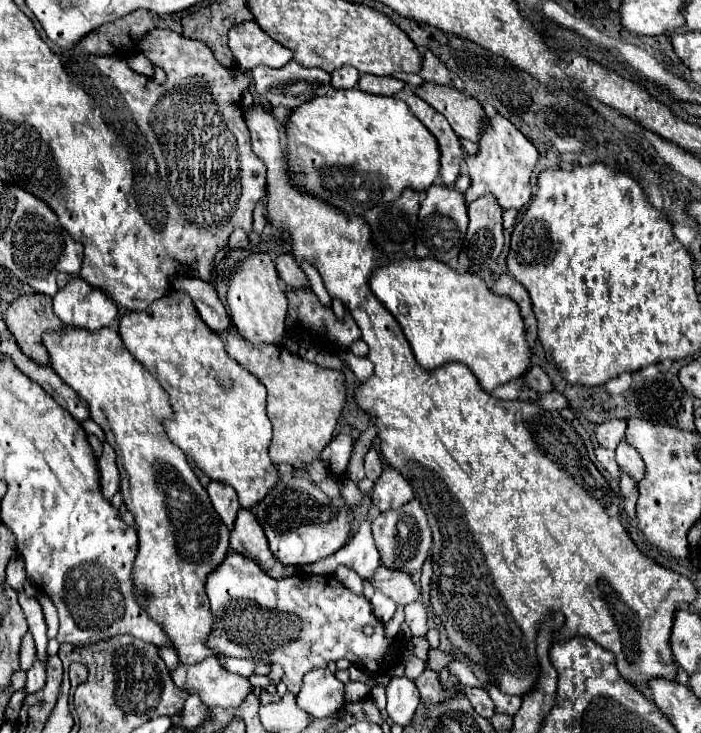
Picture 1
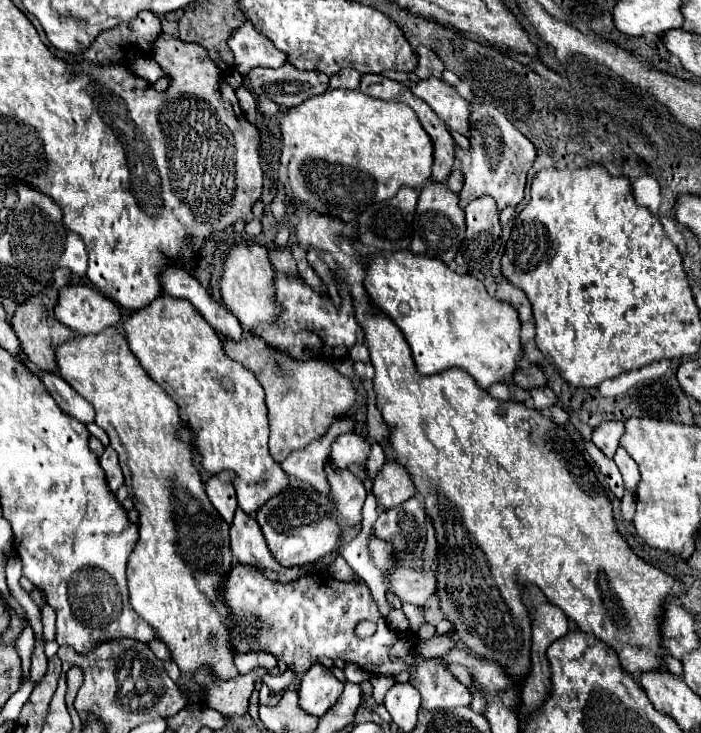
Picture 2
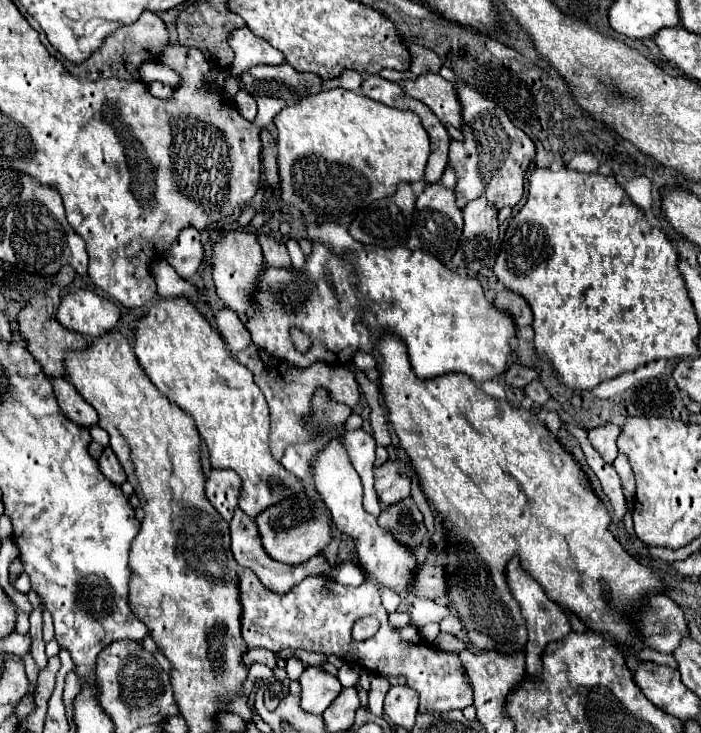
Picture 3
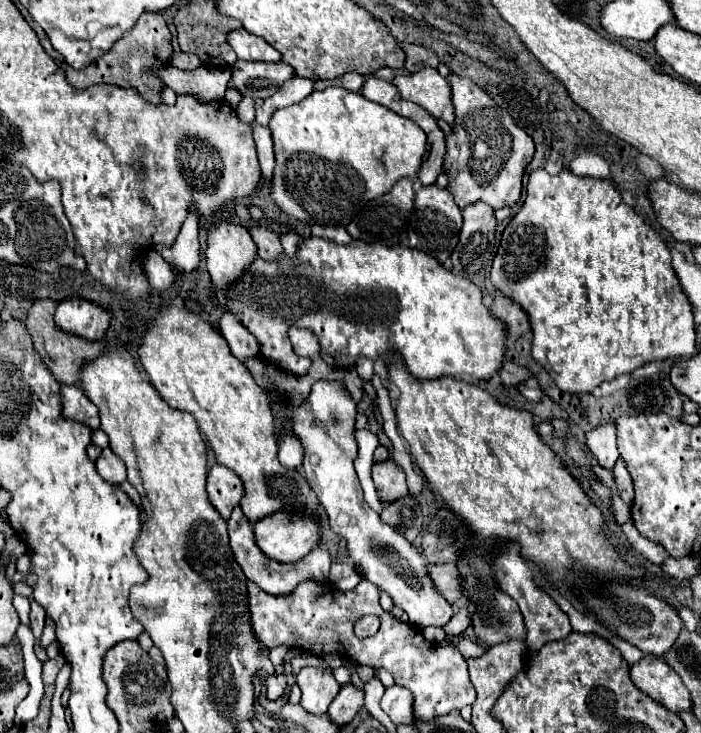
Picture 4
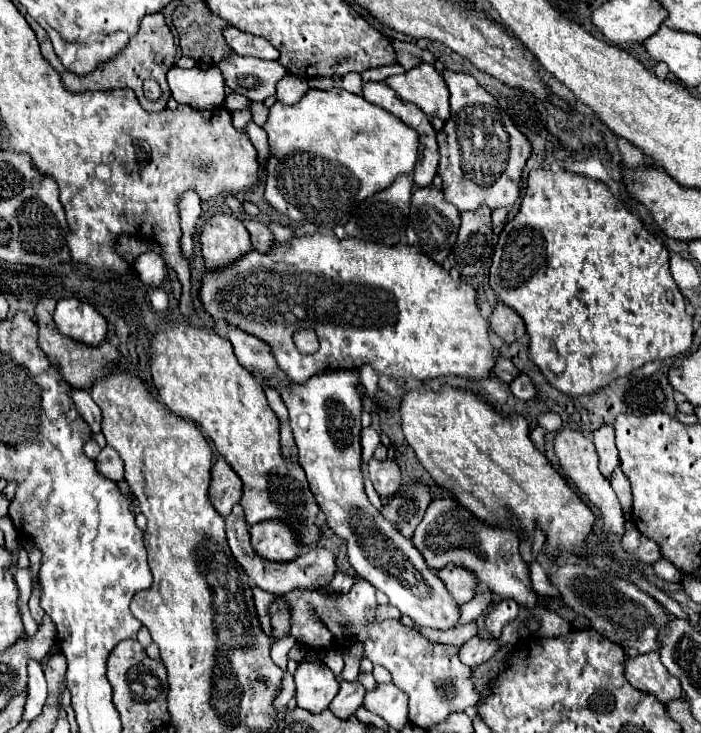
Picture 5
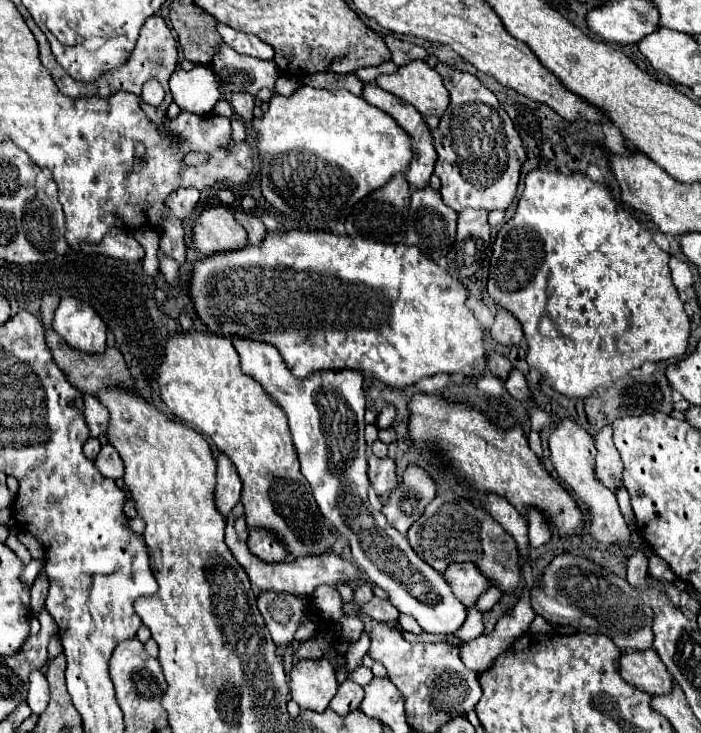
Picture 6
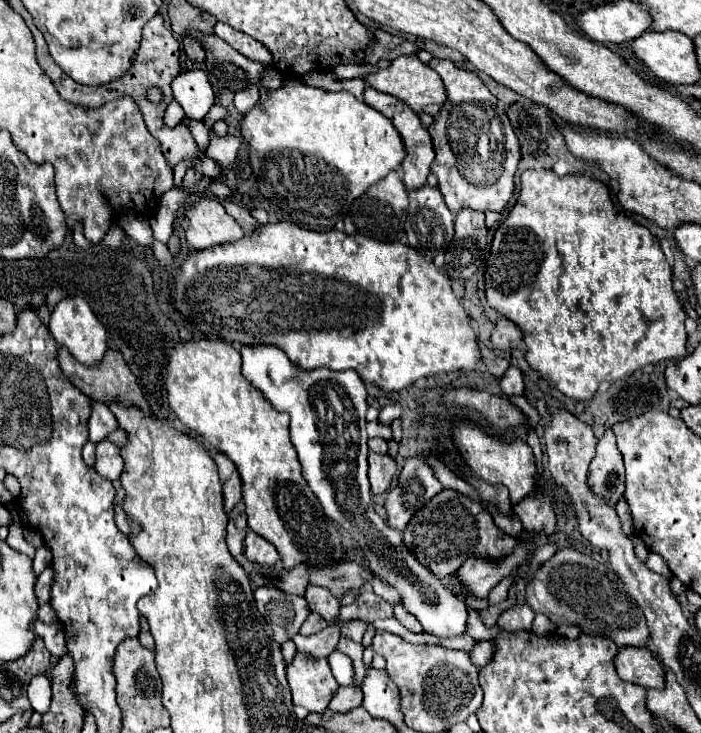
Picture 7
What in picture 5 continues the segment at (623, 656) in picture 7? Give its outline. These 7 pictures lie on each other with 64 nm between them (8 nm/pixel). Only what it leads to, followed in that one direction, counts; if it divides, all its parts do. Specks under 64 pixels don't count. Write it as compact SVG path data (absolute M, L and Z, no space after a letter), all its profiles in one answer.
M658 652L640 654L636 658L626 660L626 680L646 692L656 696L662 704L670 704L682 696L682 684L678 684L676 676L666 672L666 666L660 662Z

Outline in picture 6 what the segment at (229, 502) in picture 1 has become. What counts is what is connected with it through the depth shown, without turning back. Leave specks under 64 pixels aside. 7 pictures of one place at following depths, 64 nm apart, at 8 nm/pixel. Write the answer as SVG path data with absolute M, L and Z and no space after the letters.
M220 454L216 458L218 468L216 468L216 490L214 490L214 500L216 500L216 508L222 516L226 516L238 502L240 502L240 490L242 490L242 480L234 468L234 464L230 464L230 460Z

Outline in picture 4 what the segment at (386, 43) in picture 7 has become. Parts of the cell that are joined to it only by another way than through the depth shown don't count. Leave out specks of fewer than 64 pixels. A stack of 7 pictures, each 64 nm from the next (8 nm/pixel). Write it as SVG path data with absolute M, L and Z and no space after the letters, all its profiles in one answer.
M404 42L404 44L402 44L402 50L406 52L406 70L412 72L412 74L414 74L414 72L420 72L420 70L426 68L426 66L438 68L438 64L440 64L438 56L436 56L432 50L428 50L428 48L422 48L422 46Z

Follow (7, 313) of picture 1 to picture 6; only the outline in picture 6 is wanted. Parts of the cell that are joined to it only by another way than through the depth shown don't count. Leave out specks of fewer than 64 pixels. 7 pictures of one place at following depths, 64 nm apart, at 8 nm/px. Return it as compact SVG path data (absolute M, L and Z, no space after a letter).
M44 296L42 306L40 306L40 318L42 318L42 324L44 324L44 336L46 336L46 344L52 352L52 358L58 364L58 368L64 372L64 376L70 380L70 384L76 386L80 392L86 392L86 394L94 394L100 388L120 386L120 384L132 388L134 384L132 384L130 372L128 372L126 362L124 362L118 348L106 348L102 354L86 354L86 352L78 352L78 350L70 348L66 344L66 340L58 338L58 334L52 328L52 318L54 318L54 310L58 306L58 300L60 300L58 296Z

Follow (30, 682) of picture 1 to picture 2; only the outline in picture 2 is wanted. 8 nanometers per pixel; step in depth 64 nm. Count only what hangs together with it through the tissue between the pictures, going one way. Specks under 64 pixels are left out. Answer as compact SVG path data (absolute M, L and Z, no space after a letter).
M36 642L34 654L32 654L32 668L30 668L30 682L36 686L40 684L40 680L46 674L46 654L44 654L44 646L40 642Z

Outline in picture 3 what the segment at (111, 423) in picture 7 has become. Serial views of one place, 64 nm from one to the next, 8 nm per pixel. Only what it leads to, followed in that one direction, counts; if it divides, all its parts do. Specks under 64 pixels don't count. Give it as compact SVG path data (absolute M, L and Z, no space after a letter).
M52 378L52 388L54 388L54 396L58 400L60 410L72 422L78 422L80 426L86 426L86 428L98 422L96 410L74 390L72 384L68 384L68 380L64 380L64 378Z

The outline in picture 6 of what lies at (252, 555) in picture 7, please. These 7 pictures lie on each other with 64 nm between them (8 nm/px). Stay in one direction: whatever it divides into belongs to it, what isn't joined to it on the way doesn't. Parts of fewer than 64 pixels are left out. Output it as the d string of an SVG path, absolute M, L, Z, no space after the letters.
M250 528L248 548L264 562L282 562L288 558L286 544L274 532L266 532L266 528Z

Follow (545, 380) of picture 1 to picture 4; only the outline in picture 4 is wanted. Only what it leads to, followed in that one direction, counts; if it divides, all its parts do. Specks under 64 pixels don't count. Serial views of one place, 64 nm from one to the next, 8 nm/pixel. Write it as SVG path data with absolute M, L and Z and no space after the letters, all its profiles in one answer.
M504 362L502 370L498 374L500 374L504 386L518 386L518 384L522 384L522 380L526 380L530 376L530 372L526 368L522 368L514 362Z

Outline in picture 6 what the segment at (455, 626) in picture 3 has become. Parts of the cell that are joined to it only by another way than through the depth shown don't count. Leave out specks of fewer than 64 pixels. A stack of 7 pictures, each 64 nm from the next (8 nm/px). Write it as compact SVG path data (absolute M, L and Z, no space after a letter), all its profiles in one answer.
M488 588L488 590L476 600L474 608L480 610L480 612L488 612L488 610L500 600L500 596L502 596L502 592L500 592L498 588Z

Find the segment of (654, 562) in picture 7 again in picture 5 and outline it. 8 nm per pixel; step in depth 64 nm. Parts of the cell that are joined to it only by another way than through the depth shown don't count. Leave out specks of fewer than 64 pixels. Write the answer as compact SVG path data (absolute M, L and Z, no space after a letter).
M662 558L662 560L658 560L658 562L654 564L654 572L656 572L660 578L672 580L672 582L680 582L680 580L684 578L684 570L676 568L676 566L670 564L670 560L666 560L666 558Z

